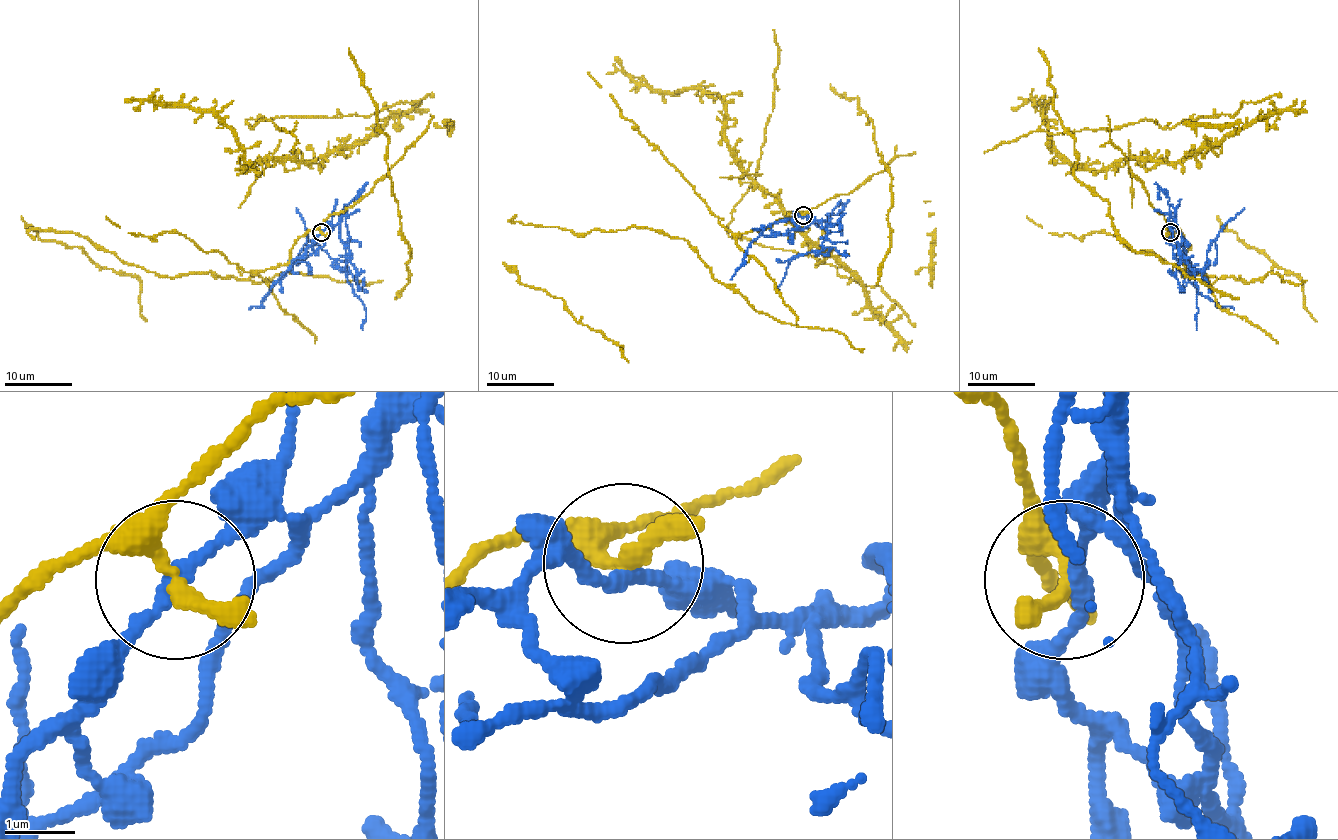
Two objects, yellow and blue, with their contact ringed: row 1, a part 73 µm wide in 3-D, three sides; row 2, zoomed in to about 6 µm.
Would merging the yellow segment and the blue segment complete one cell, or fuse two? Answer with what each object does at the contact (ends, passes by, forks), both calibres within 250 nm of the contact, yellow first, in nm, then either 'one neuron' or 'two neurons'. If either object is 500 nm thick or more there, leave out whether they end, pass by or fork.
yellow forks there; blue passes by; 220 nm thick on the yellow side, 200 nm on the other; two neurons

